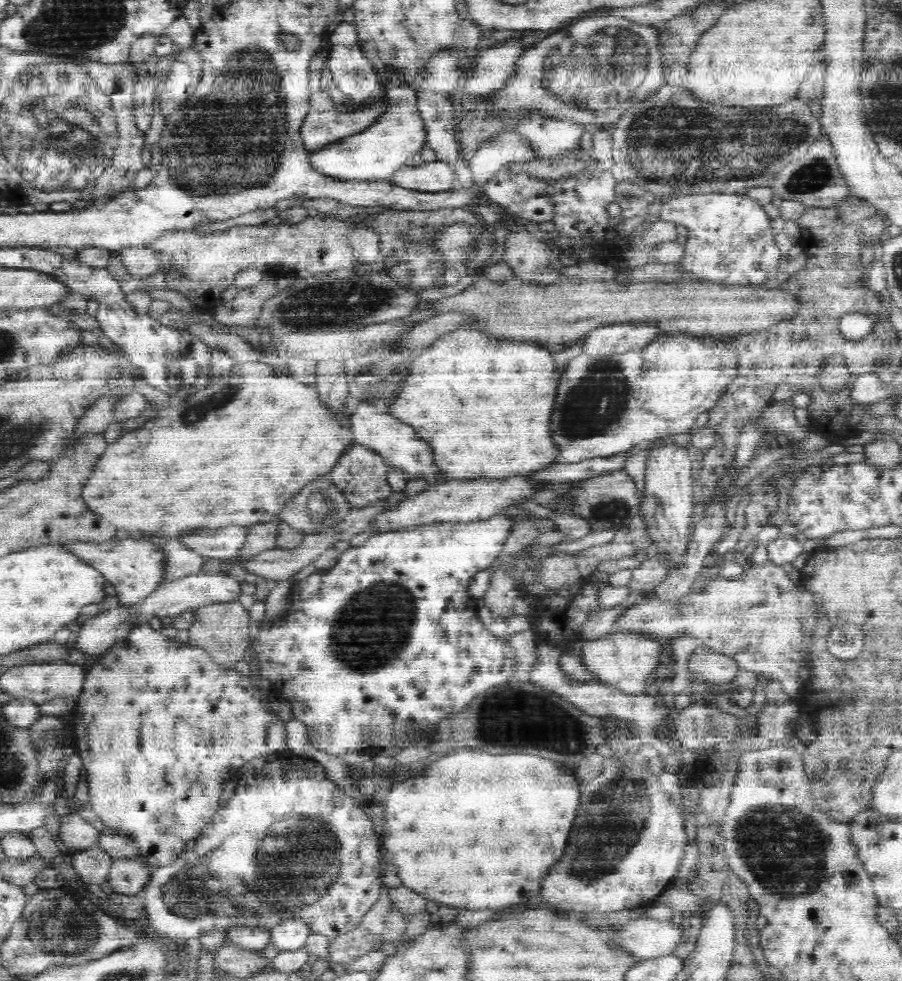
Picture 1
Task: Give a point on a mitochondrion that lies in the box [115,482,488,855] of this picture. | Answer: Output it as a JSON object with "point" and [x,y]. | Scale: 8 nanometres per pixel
{"point":[370,633]}

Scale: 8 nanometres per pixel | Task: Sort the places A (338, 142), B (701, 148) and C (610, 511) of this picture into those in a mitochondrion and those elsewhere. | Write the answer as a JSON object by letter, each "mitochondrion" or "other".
{"A":"other","B":"mitochondrion","C":"mitochondrion"}

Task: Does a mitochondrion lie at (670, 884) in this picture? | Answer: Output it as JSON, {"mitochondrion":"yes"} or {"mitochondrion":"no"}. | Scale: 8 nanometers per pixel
{"mitochondrion":"no"}

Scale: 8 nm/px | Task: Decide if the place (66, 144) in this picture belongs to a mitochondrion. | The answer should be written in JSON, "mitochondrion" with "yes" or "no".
{"mitochondrion":"yes"}

